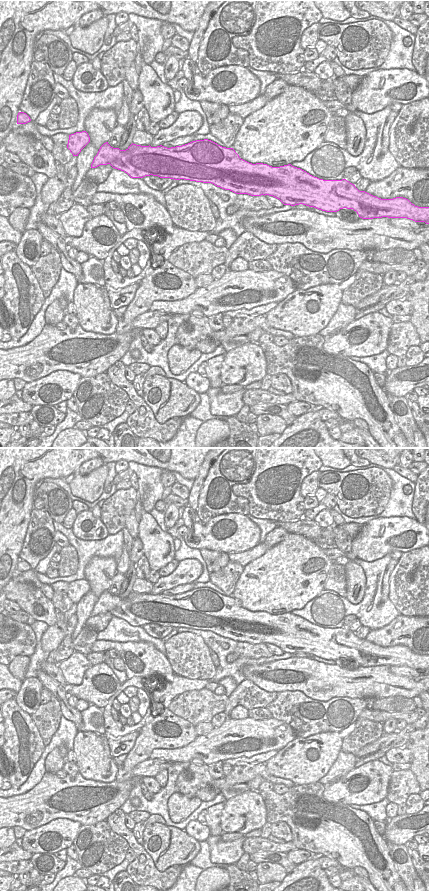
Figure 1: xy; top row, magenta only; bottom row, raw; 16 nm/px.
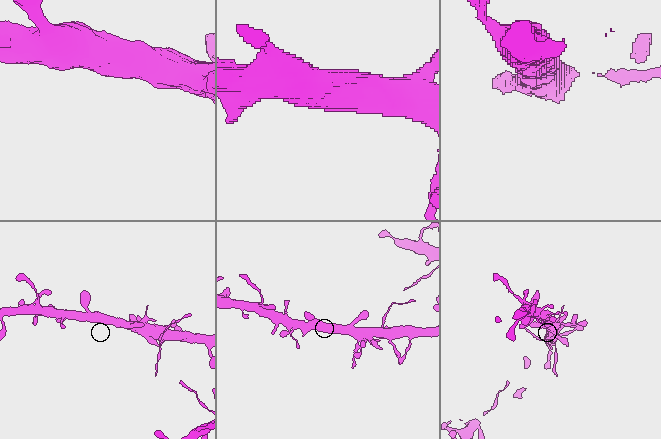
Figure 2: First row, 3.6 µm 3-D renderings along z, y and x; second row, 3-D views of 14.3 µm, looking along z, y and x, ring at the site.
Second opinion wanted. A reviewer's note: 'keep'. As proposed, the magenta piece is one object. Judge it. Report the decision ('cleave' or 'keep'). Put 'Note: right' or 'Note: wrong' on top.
Note: right
keep

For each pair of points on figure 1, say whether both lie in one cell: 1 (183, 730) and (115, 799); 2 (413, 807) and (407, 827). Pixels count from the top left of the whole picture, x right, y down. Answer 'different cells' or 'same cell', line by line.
1: different cells
2: different cells

